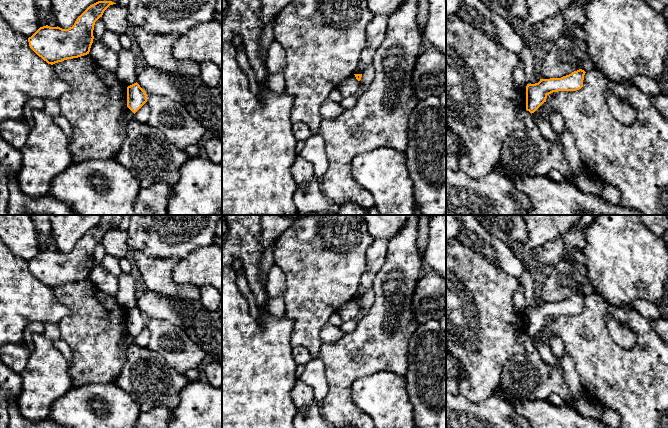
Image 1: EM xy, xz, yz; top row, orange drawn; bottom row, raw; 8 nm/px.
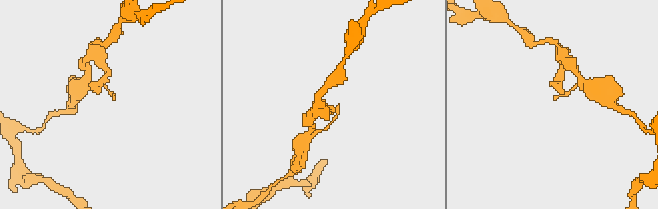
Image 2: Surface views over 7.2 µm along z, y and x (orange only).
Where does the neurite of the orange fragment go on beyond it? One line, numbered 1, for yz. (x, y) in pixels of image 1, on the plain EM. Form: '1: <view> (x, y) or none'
1: none

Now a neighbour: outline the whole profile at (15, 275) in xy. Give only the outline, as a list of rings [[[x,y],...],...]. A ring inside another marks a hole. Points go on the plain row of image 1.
[[[0,239],[0,346],[23,343],[24,329],[31,322],[59,324],[70,313],[69,307],[57,300],[53,290],[44,285],[30,272],[28,262],[15,256]]]

